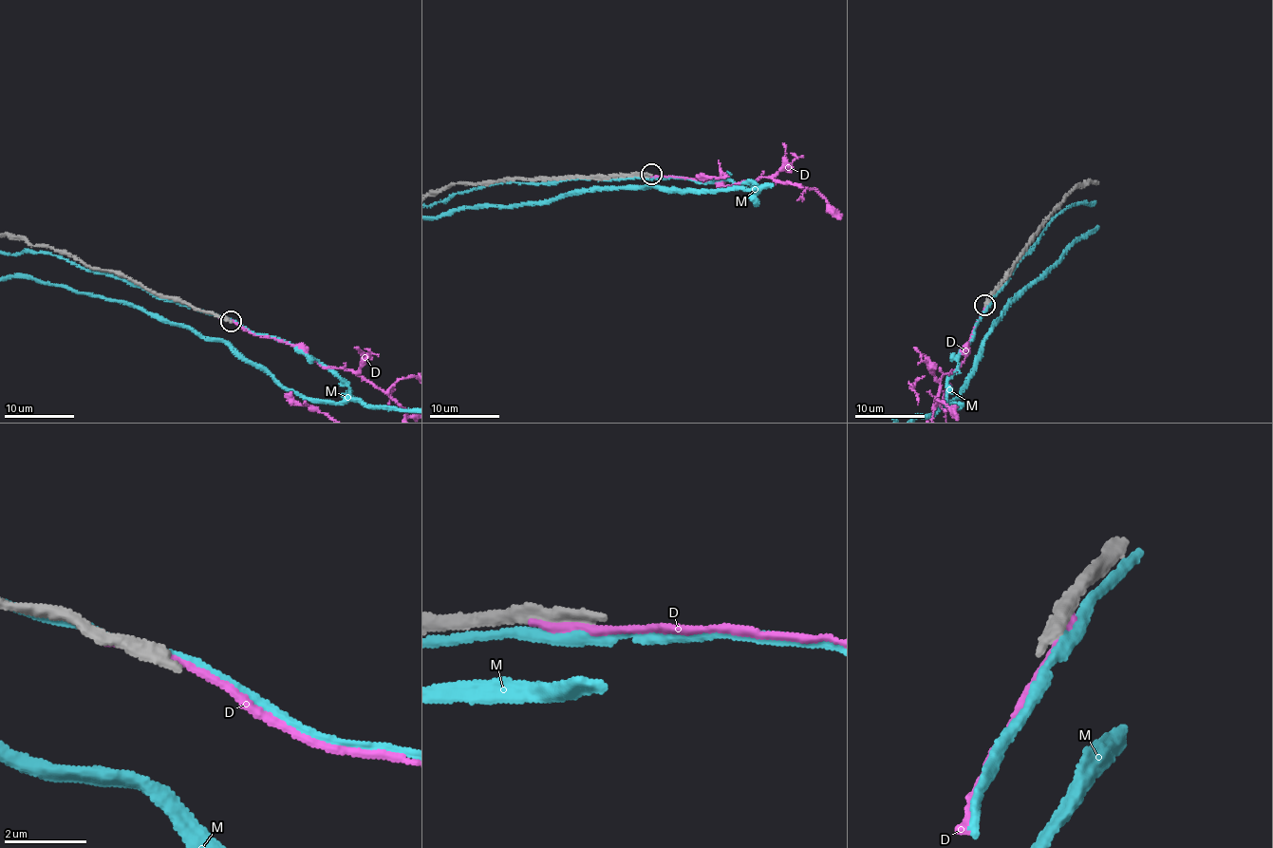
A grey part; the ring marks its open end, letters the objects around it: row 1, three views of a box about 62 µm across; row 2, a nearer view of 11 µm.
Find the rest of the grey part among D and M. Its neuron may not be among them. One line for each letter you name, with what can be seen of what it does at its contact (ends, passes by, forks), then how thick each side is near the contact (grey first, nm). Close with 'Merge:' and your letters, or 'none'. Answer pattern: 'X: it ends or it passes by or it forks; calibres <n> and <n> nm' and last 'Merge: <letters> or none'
Merge: none

